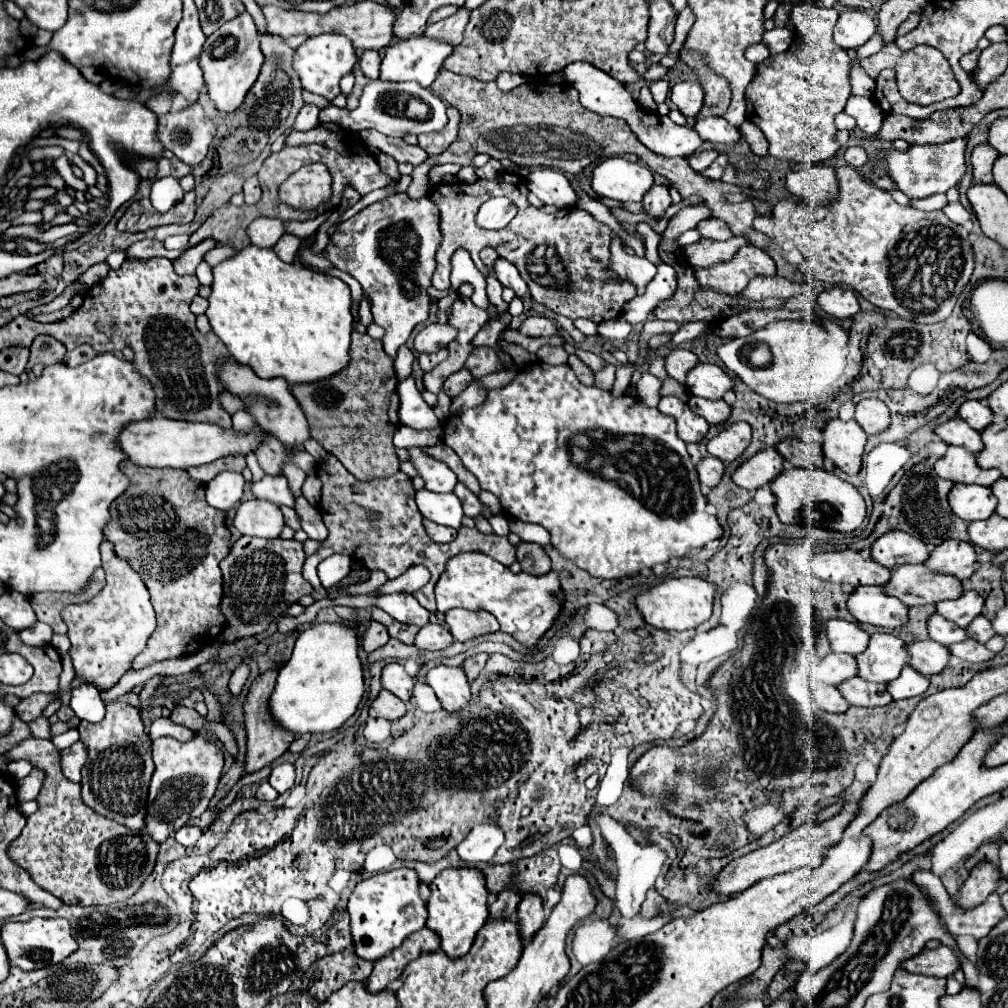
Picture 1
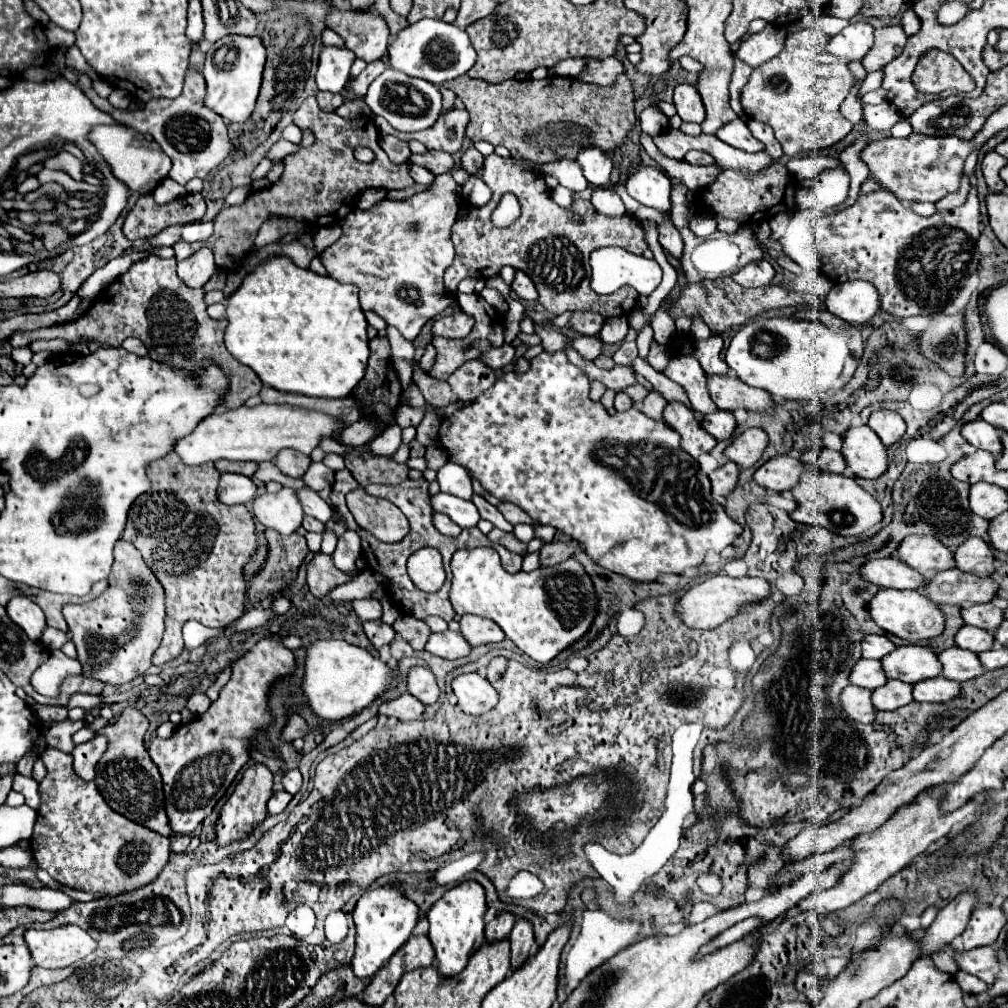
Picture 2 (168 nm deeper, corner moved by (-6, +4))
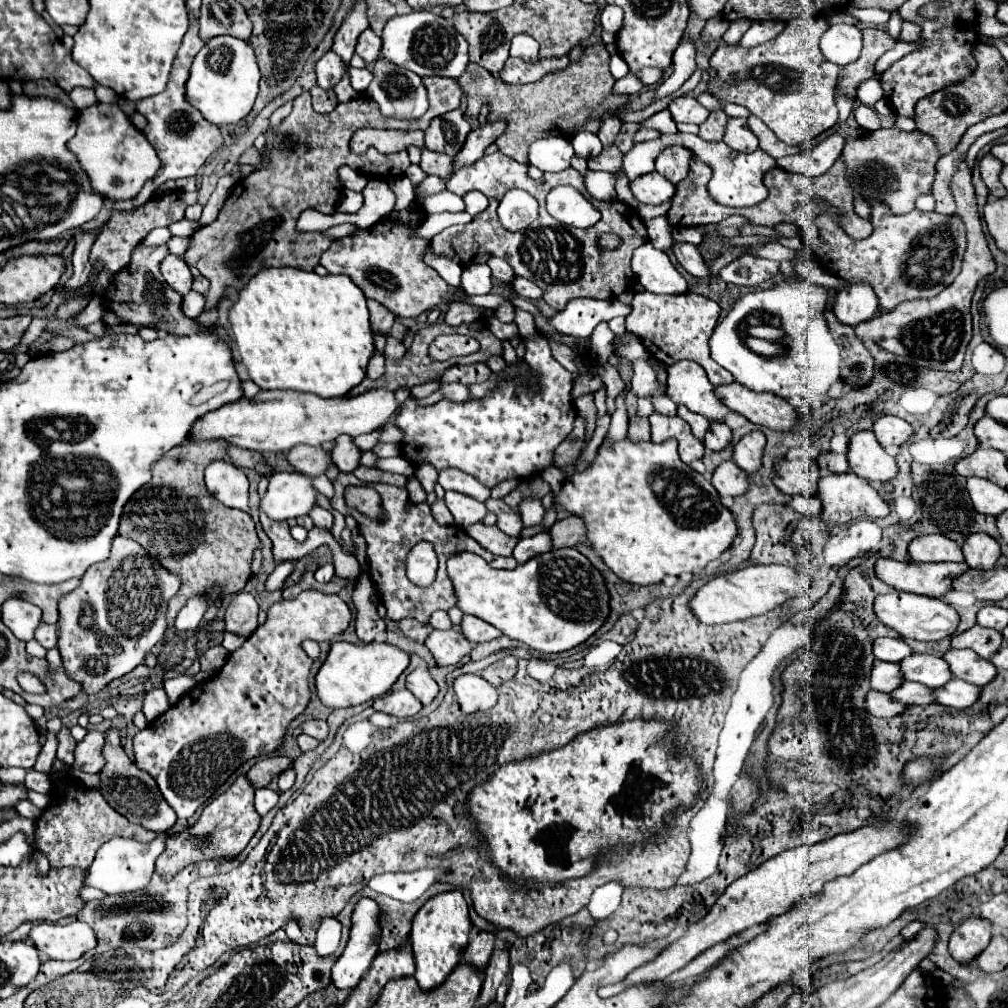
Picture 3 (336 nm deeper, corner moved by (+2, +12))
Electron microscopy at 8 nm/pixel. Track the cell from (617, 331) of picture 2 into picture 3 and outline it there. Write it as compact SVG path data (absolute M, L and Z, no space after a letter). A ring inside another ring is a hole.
M598 323L592 337L590 337L592 355L596 355L600 361L608 361L614 355L614 349L612 349L614 337L616 335L610 331L608 323Z

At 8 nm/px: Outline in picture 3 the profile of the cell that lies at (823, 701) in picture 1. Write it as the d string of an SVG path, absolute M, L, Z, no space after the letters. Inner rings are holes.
M878 691L868 693L866 707L876 717L896 717L896 715L902 715L906 711L906 705L902 705L896 699L892 699L892 695L878 693Z

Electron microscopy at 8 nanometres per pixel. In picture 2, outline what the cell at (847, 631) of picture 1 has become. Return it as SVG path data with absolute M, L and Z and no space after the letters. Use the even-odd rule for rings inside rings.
M870 633L870 635L864 637L860 649L862 649L862 657L880 659L880 657L884 657L886 653L890 653L894 649L894 643L888 641L886 635L872 635Z

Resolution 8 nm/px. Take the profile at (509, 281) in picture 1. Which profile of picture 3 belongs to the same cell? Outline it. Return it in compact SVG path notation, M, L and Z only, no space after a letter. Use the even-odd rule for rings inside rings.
M516 277L512 285L514 285L514 291L524 299L532 299L532 301L540 301L542 299L544 291L538 285L534 285L532 281L524 279L524 277Z

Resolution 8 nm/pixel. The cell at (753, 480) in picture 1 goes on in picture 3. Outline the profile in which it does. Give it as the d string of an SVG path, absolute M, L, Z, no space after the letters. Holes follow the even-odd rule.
M782 459L778 461L778 467L776 467L774 485L778 485L778 489L786 495L816 497L818 479L820 479L820 469L816 461Z

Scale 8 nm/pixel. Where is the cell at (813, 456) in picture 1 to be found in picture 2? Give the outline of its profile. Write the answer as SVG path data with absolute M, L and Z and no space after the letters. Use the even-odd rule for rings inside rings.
M810 449L810 451L802 451L800 459L812 467L820 467L822 471L834 471L834 473L844 473L846 469L846 461L842 457L842 453L832 451L832 449Z

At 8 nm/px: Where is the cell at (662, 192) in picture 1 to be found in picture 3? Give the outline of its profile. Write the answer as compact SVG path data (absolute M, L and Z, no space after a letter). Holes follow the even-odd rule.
M682 243L682 245L674 245L672 251L674 251L678 263L680 263L692 277L706 279L706 277L712 275L710 269L708 269L708 265L706 265L704 259L702 259L698 247L694 247L694 245L690 245L690 243Z

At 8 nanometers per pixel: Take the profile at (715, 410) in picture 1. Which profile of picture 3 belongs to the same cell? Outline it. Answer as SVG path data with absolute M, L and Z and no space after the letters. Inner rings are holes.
M712 423L704 437L704 445L710 451L722 451L730 445L730 441L732 441L732 431L728 429L726 423Z

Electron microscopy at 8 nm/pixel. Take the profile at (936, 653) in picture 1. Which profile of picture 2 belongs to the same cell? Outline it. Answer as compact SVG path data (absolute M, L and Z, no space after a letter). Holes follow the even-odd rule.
M950 647L938 653L938 661L942 663L942 675L954 681L968 681L984 671L976 653L958 647Z

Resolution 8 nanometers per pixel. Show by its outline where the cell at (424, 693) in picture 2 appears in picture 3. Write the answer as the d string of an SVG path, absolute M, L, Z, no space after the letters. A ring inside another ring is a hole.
M426 665L414 669L414 671L408 675L406 689L408 689L422 705L430 705L432 699L438 695L438 683L432 679L432 675L430 675L430 671L428 671Z

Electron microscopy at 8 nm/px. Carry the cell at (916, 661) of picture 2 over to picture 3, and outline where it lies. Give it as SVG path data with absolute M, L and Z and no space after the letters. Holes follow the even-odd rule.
M914 653L914 655L906 657L900 663L900 667L902 667L902 673L908 681L924 683L930 689L938 689L938 687L942 687L942 685L946 685L948 681L954 679L946 661L940 659L940 657L934 657L934 655Z

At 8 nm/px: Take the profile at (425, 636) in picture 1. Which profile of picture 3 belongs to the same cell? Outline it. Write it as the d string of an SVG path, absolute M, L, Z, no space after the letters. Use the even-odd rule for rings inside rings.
M432 631L426 639L426 647L432 651L438 665L458 665L464 655L472 651L472 643L458 631Z

